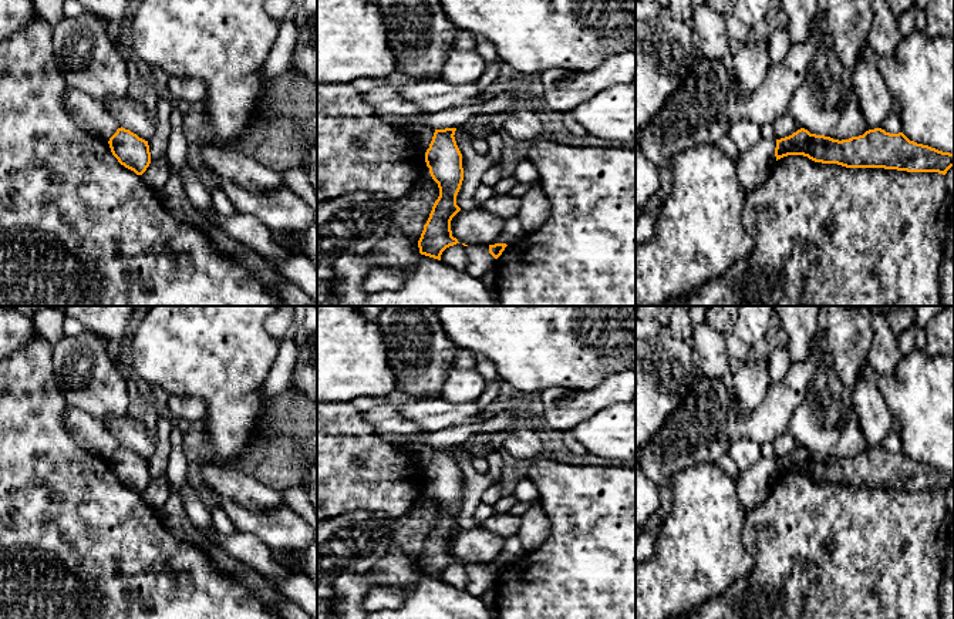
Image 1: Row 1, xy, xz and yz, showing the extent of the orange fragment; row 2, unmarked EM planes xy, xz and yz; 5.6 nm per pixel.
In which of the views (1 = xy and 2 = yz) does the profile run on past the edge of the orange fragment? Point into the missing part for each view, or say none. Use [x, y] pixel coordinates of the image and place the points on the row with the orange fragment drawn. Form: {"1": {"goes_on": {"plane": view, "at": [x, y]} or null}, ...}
{"1": {"goes_on": null}, "2": {"goes_on": null}}

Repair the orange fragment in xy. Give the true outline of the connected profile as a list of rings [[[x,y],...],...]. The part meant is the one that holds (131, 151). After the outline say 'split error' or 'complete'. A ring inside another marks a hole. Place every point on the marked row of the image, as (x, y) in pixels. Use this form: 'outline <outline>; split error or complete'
outline [[[118,128],[108,141],[112,155],[121,165],[142,175],[151,164],[148,141],[125,128]]]; complete

